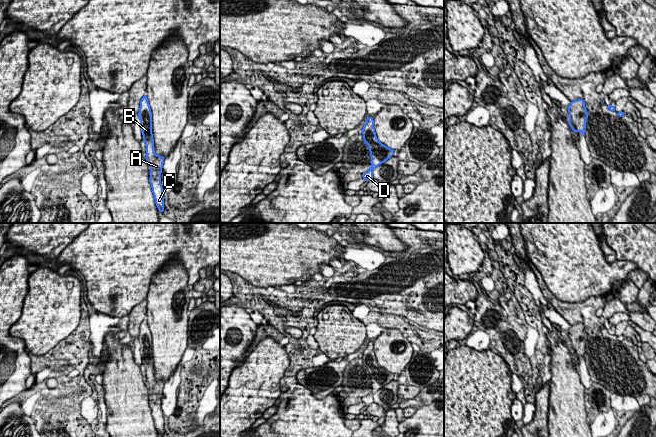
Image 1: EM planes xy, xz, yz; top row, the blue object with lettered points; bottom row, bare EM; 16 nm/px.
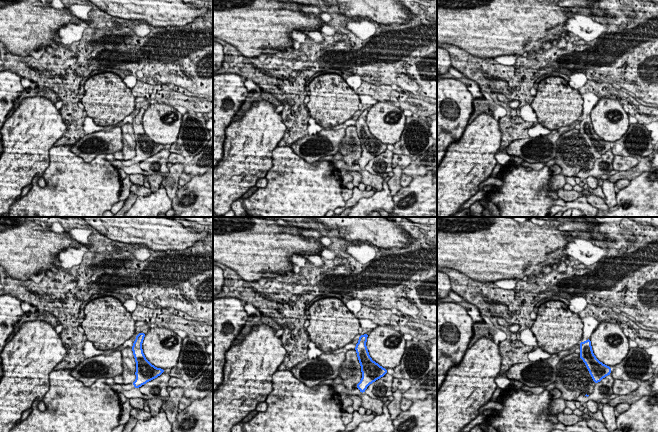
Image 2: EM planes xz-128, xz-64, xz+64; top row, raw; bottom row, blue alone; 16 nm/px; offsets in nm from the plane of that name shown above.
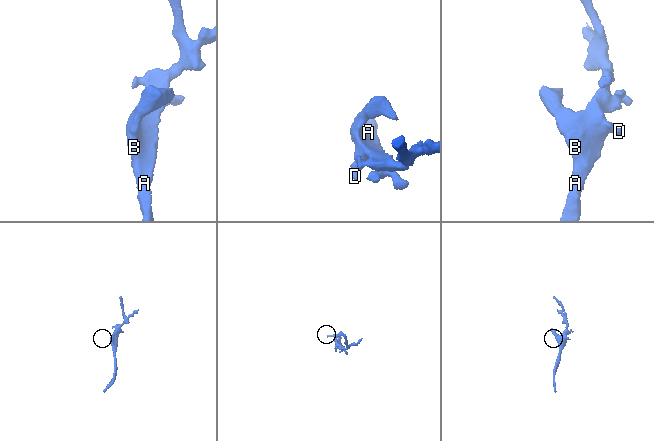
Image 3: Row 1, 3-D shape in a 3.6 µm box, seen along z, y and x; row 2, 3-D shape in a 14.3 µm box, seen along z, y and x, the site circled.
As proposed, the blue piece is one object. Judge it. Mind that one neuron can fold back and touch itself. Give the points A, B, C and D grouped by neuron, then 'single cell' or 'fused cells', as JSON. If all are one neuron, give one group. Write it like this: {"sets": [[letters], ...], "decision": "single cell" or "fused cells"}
{"sets": [["A", "B", "C", "D"]], "decision": "single cell"}

